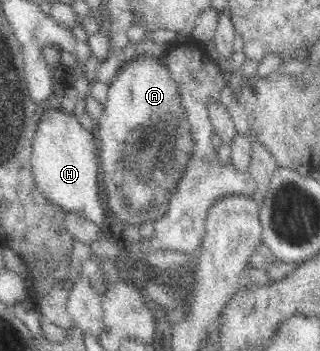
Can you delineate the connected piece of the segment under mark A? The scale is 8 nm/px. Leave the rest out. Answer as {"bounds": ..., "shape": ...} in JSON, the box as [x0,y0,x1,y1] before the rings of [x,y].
{"bounds":[96,53,194,225],"shape":[[[150,53],[139,54],[125,61],[125,64],[118,69],[116,74],[108,86],[106,92],[106,100],[103,102],[103,110],[99,118],[99,124],[96,128],[96,141],[99,149],[99,163],[101,173],[104,174],[104,191],[106,196],[103,198],[104,207],[112,216],[116,216],[119,222],[129,222],[130,224],[139,225],[140,223],[149,221],[153,223],[158,218],[162,218],[166,214],[167,206],[176,190],[177,184],[182,180],[182,176],[186,174],[188,161],[191,159],[194,150],[193,136],[191,136],[191,124],[187,120],[187,114],[183,104],[181,104],[181,96],[177,82],[172,78],[170,71],[162,61],[162,57],[152,55]]]}

